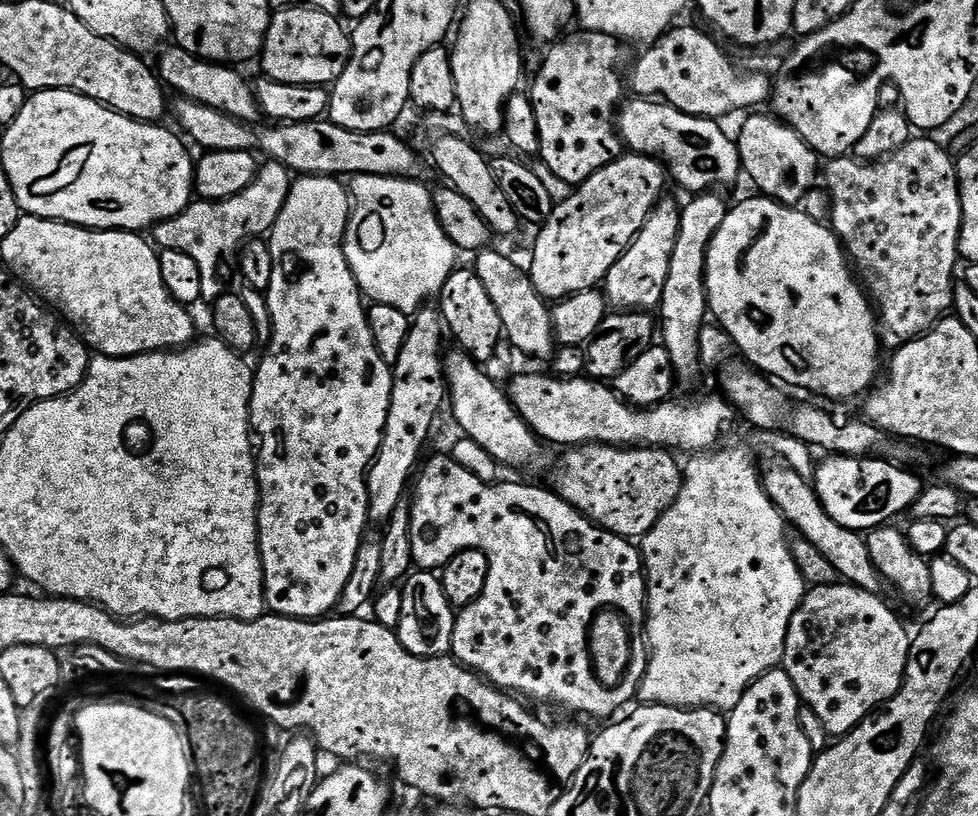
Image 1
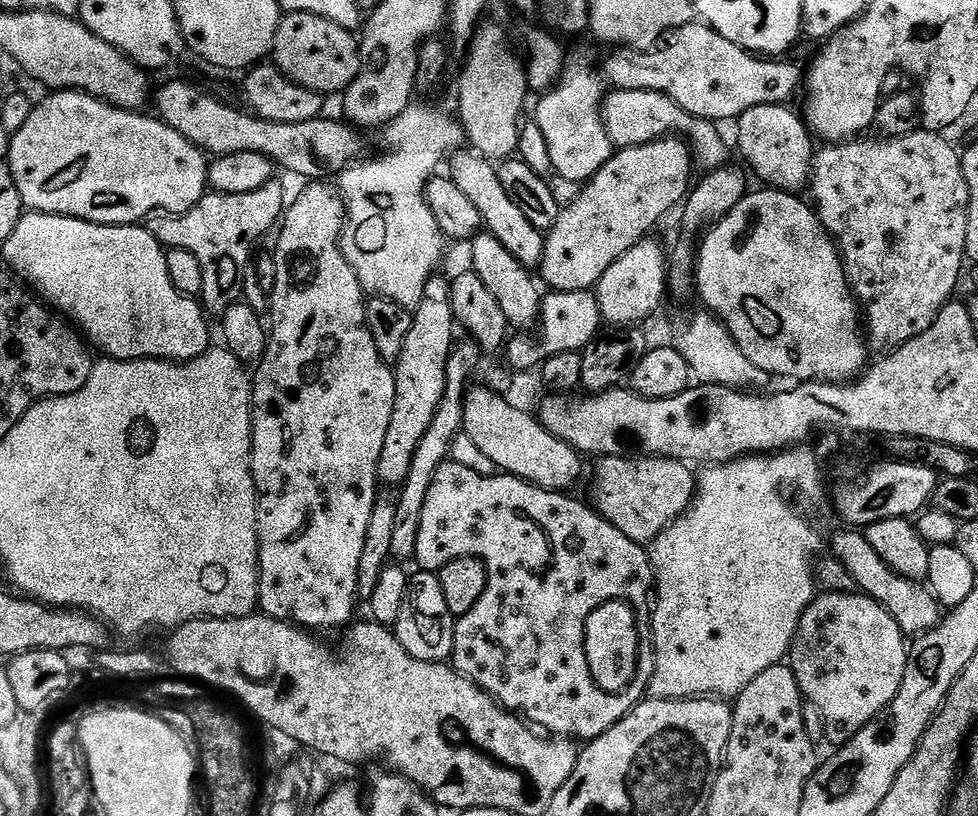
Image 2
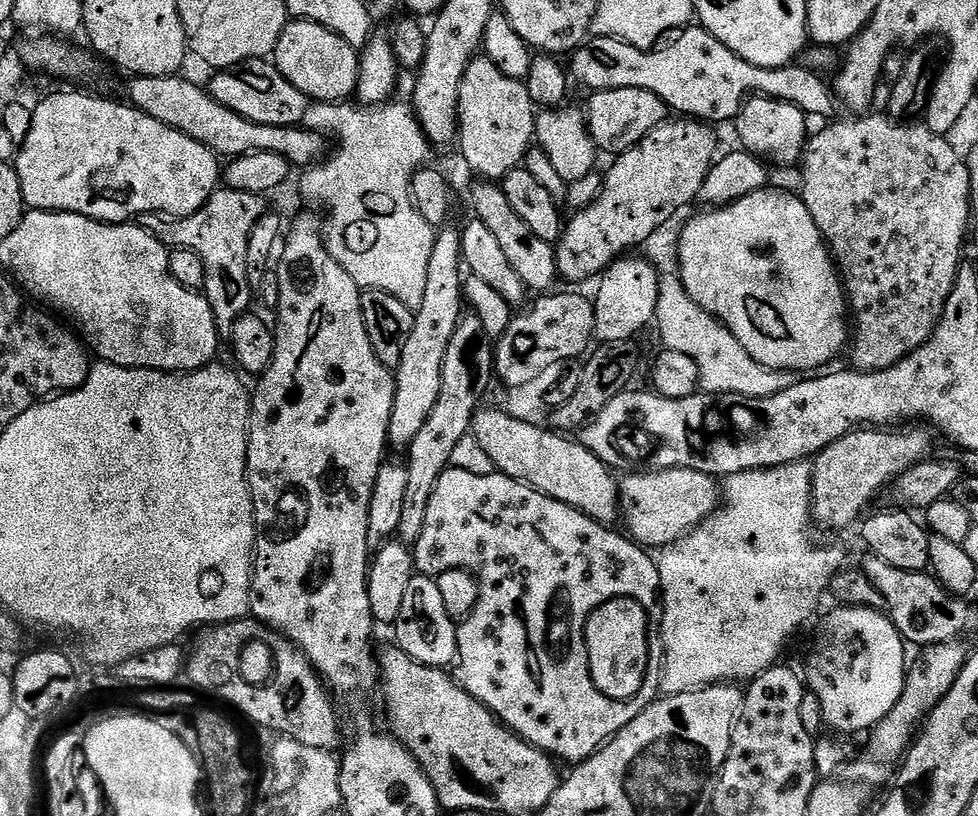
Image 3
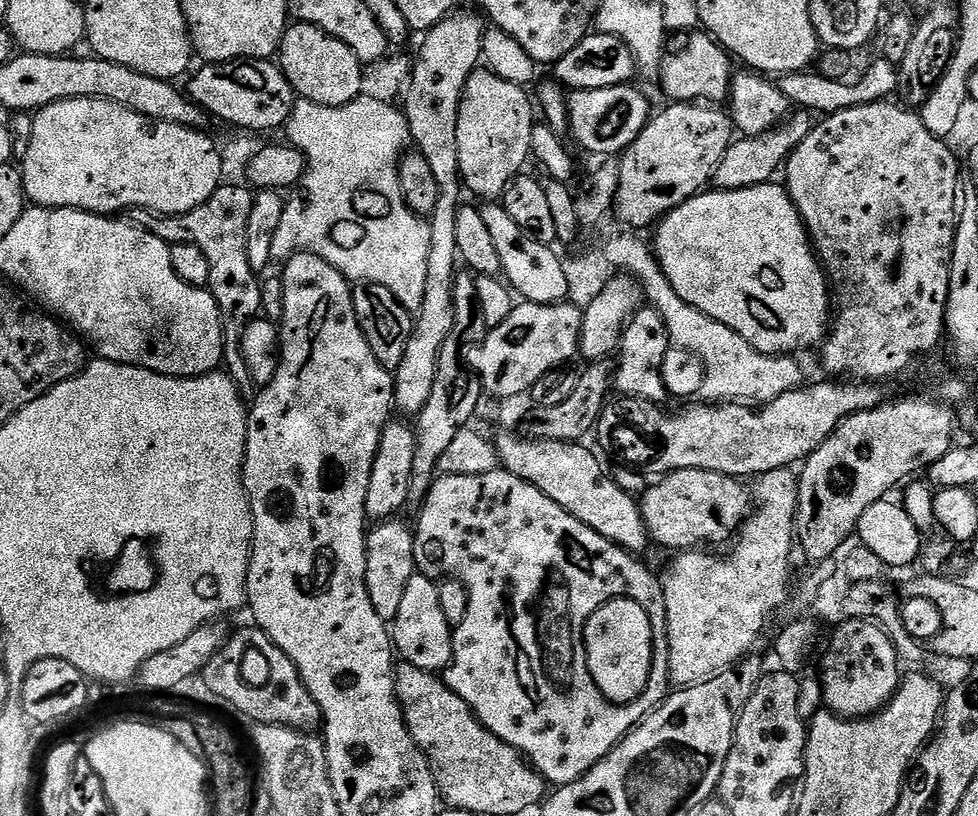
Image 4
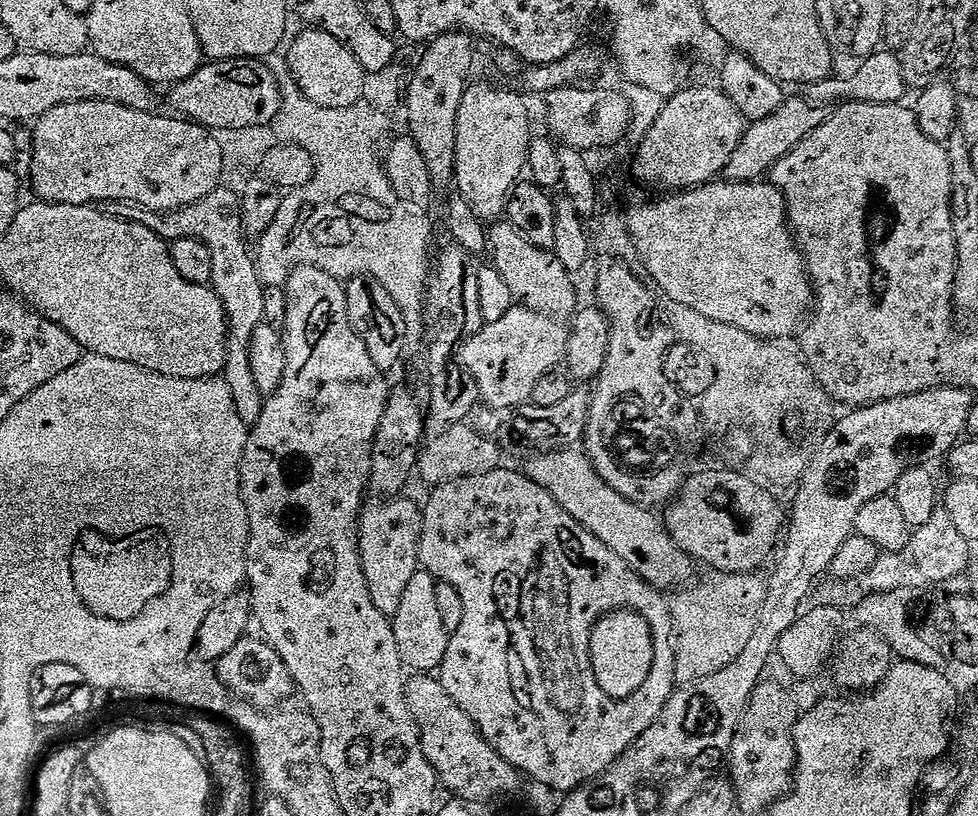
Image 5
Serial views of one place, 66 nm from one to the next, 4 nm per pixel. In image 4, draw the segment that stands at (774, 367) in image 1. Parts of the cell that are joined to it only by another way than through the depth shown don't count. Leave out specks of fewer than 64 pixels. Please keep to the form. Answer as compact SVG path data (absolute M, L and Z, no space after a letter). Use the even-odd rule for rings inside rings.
M769 182L729 192L705 190L669 212L655 232L655 254L682 302L702 310L722 326L730 326L754 350L767 356L792 356L803 348L823 345L830 331L834 296L824 265L812 247L808 227L783 183Z

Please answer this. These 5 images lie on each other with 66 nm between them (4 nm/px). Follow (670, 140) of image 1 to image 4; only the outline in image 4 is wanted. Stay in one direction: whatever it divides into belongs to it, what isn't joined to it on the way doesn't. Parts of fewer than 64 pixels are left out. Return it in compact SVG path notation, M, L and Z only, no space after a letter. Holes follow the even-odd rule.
M619 84L598 90L585 88L573 91L567 97L571 139L576 139L588 152L599 158L619 157L642 134L650 119L648 100L628 84Z

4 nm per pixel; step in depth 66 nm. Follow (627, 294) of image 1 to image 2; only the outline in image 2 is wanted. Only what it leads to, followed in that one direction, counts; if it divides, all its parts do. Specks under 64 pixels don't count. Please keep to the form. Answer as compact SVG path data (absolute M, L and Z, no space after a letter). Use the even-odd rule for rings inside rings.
M645 238L636 244L596 283L596 301L600 307L600 318L608 326L640 326L647 316L652 316L664 300L664 292L669 291L668 270L670 264L652 238Z

